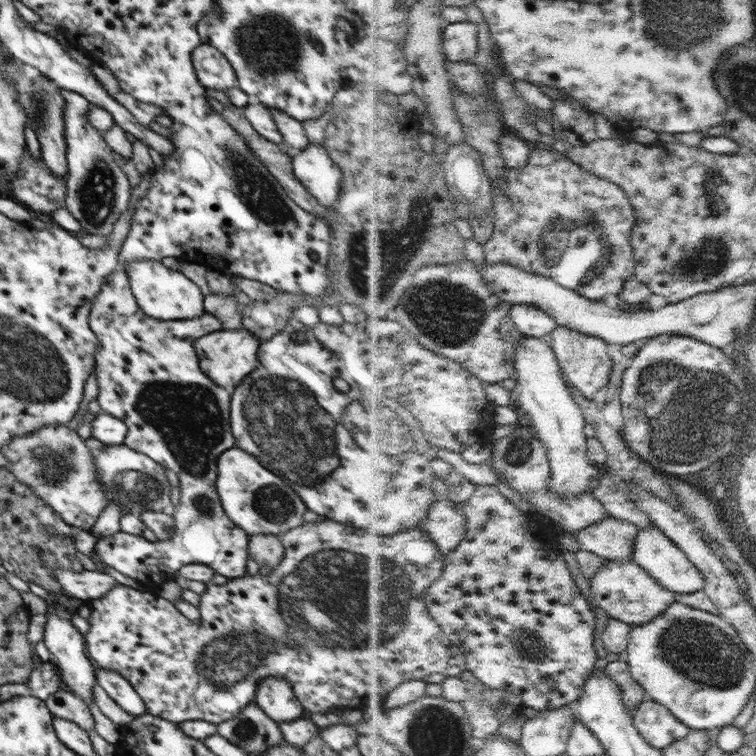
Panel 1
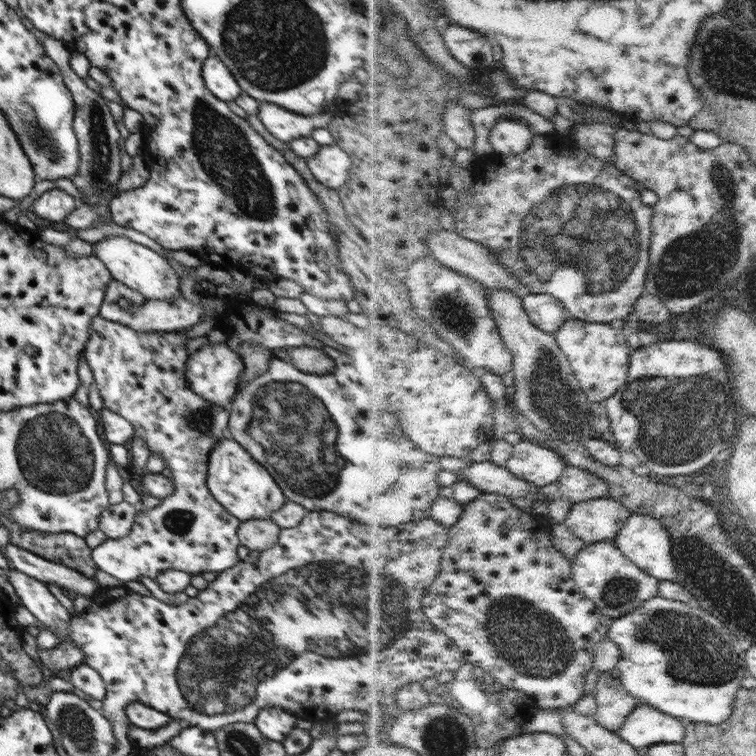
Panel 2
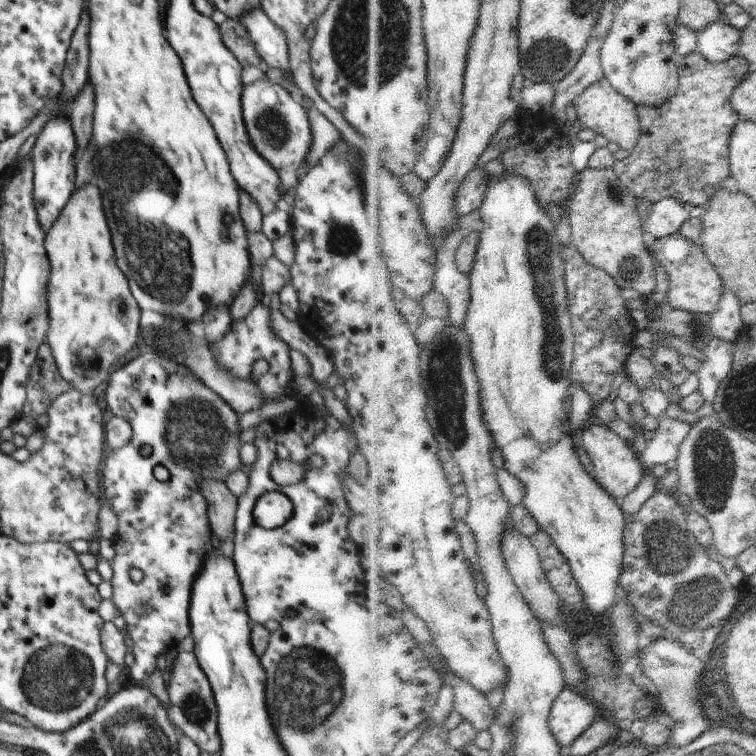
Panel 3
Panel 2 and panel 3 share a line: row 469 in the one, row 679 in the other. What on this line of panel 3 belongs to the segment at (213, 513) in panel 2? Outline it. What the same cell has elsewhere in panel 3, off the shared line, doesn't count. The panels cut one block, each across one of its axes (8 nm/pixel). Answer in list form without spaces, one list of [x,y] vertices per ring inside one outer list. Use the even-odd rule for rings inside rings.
[[[192,651],[176,652],[172,664],[170,682],[168,682],[168,720],[174,728],[178,728],[182,735],[194,740],[201,752],[208,754],[219,753],[221,740],[217,726],[217,706],[215,698],[202,668]]]

